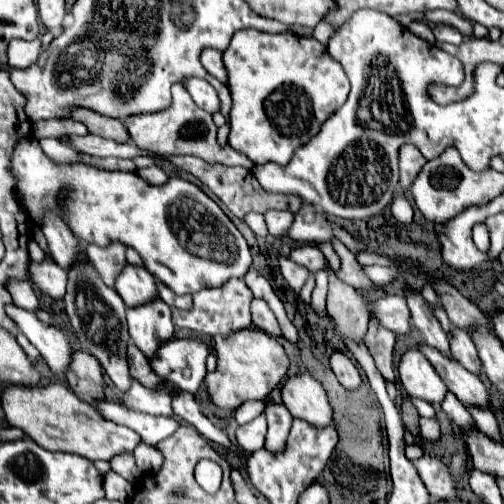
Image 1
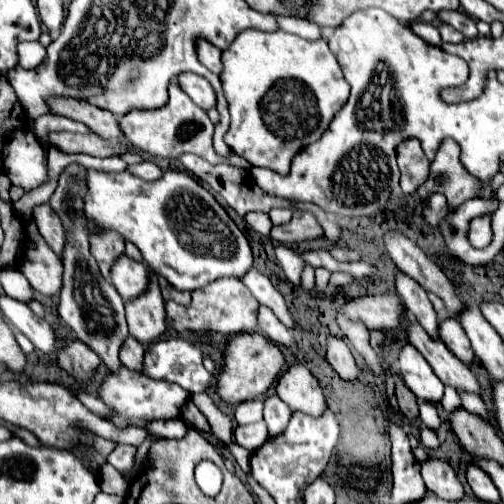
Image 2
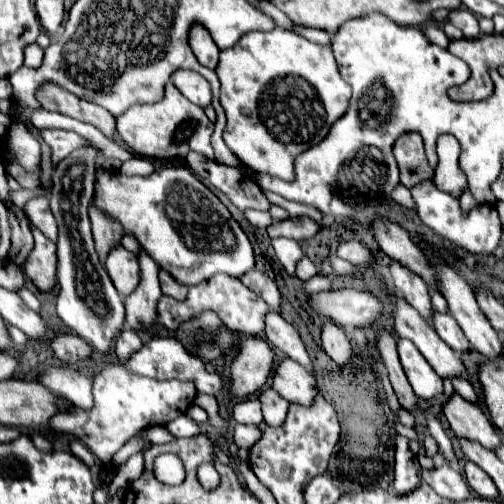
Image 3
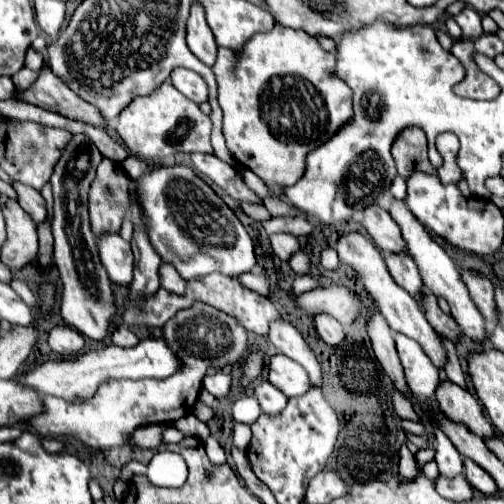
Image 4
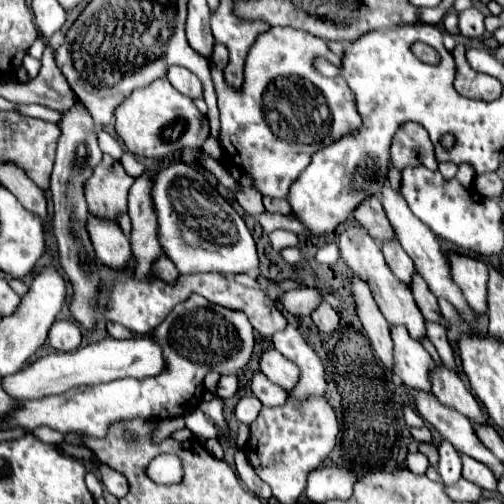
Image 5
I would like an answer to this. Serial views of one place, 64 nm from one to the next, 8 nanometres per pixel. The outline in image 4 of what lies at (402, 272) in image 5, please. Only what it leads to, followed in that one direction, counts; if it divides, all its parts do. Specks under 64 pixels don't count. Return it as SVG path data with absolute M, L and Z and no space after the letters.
M388 254L386 266L388 266L388 272L392 274L392 278L418 300L424 284L420 280L420 274L416 272L414 260L406 254Z

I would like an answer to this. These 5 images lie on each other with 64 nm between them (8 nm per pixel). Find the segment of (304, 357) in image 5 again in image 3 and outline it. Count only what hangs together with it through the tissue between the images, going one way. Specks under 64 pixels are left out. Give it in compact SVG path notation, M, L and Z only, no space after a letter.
M270 312L268 320L266 320L266 338L272 346L276 346L278 350L282 350L288 358L296 360L298 364L302 364L308 372L314 374L314 364L312 358L306 352L306 346L298 334L298 330L286 322L278 312Z

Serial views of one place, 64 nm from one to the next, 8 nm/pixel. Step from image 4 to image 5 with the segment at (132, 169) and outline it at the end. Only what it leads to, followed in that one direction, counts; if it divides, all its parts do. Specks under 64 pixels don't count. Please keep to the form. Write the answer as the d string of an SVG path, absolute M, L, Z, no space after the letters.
M124 154L122 158L120 158L120 162L122 162L122 166L124 166L124 170L130 174L130 176L140 176L142 172L144 172L144 164L140 164L132 154Z

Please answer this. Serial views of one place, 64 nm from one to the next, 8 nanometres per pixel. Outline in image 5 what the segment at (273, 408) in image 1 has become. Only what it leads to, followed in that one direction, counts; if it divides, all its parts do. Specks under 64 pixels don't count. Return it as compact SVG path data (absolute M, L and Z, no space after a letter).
M256 370L252 376L252 392L258 396L258 400L262 400L264 406L280 406L288 398L288 392L278 384L272 384L260 370Z

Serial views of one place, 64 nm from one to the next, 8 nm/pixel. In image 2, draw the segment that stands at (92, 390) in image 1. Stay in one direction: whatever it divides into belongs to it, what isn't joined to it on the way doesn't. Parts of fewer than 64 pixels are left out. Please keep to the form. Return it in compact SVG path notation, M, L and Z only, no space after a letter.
M70 340L62 350L58 350L58 364L68 372L76 372L78 376L86 376L98 368L100 358L96 352L82 344L80 340Z

